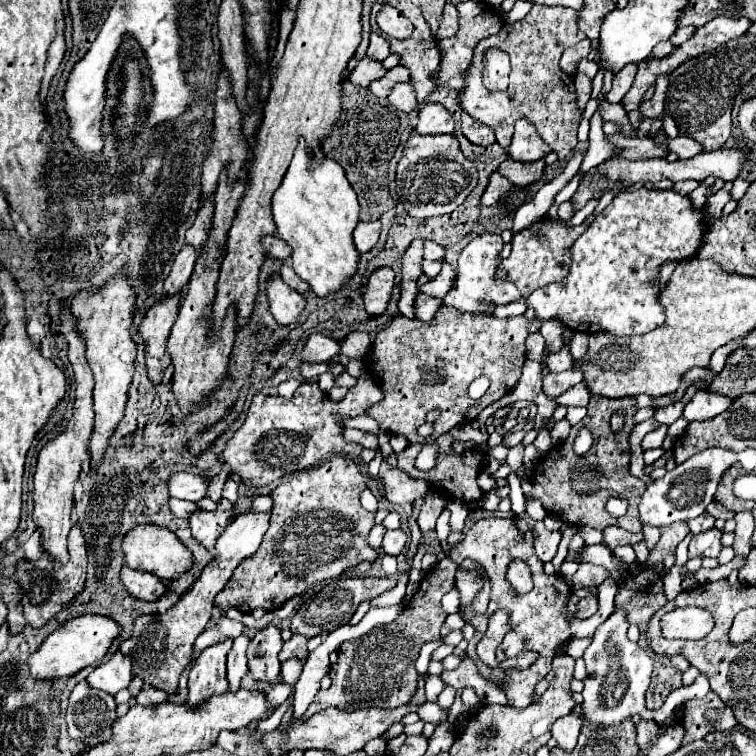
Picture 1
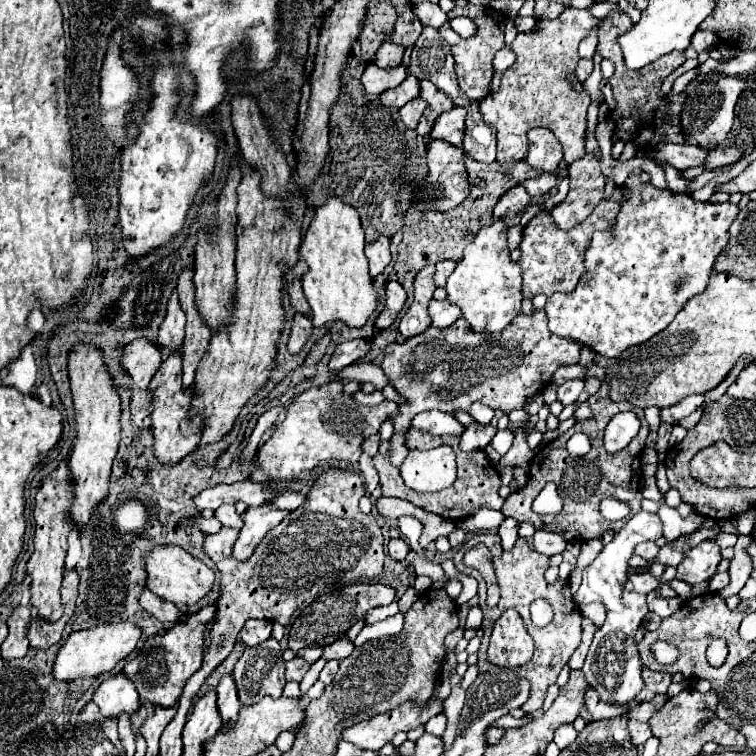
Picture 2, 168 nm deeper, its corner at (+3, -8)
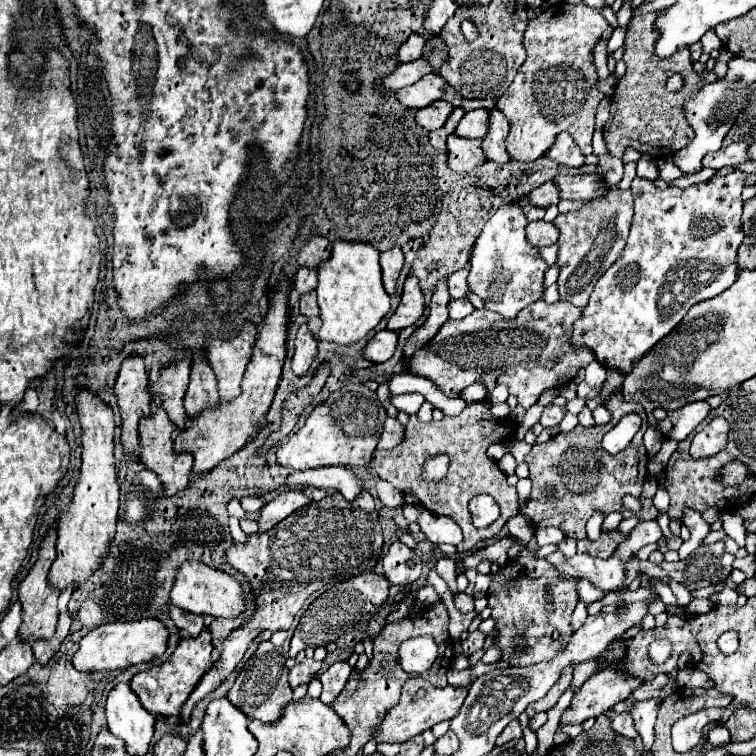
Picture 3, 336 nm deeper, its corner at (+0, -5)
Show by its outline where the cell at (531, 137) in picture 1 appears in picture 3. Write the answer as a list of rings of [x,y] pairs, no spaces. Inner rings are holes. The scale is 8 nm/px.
[[[569,132],[559,134],[559,138],[555,140],[555,146],[551,146],[551,150],[545,156],[559,164],[565,164],[565,166],[583,166],[585,164],[585,156],[581,154],[579,146],[573,142]]]

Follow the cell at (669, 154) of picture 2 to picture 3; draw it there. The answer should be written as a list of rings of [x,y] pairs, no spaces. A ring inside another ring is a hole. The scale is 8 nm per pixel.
[[[735,142],[735,144],[729,144],[727,148],[721,148],[721,150],[717,150],[715,154],[707,154],[707,158],[703,160],[703,164],[709,166],[709,168],[737,166],[737,164],[749,160],[747,148],[749,148],[747,142]]]

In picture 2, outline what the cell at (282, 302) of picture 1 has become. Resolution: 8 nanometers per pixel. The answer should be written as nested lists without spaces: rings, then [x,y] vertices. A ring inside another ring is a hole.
[[[294,313],[294,321],[292,321],[290,337],[288,337],[288,351],[292,355],[298,353],[302,349],[302,345],[306,343],[310,333],[312,333],[312,319],[302,315],[302,313]]]

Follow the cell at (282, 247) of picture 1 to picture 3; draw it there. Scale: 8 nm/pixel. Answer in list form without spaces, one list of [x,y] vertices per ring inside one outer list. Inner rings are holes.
[[[299,268],[295,274],[293,286],[299,294],[309,294],[311,290],[317,288],[317,272],[311,268]]]

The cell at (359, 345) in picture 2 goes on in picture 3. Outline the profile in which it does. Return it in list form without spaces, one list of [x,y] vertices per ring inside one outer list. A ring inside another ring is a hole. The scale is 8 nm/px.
[[[391,330],[377,332],[377,336],[365,348],[365,358],[373,360],[373,362],[389,360],[397,348],[397,338],[399,338],[399,334],[391,332]]]

